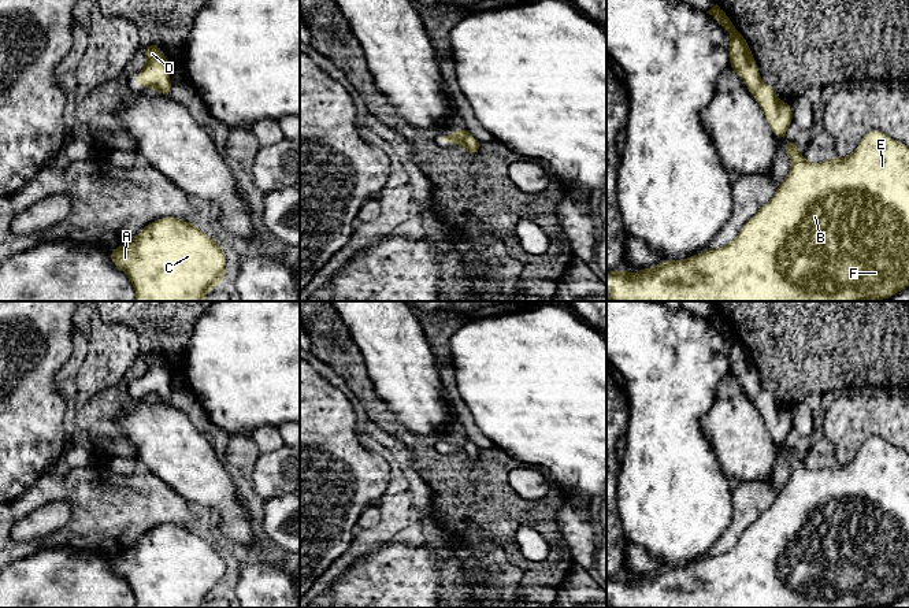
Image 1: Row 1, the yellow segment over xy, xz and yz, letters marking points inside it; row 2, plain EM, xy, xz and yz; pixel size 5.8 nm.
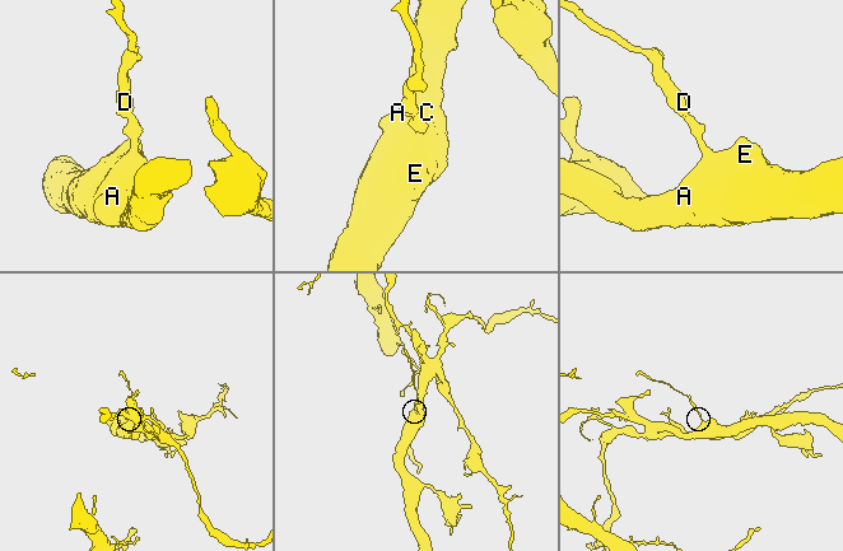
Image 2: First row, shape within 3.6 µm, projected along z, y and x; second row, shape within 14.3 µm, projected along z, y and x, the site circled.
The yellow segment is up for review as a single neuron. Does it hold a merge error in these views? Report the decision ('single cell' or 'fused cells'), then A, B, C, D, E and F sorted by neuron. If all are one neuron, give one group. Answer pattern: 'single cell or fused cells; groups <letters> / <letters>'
single cell; groups A B C D E F

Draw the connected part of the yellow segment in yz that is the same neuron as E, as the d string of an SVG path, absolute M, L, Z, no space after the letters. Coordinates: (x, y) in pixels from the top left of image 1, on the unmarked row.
M879 435L865 441L849 464L808 470L795 448L782 455L791 466L791 477L778 493L772 507L750 524L738 542L726 553L702 557L684 567L664 567L656 574L631 581L622 577L606 579L606 604L612 608L871 608L893 604L909 593L909 453L888 444Z

